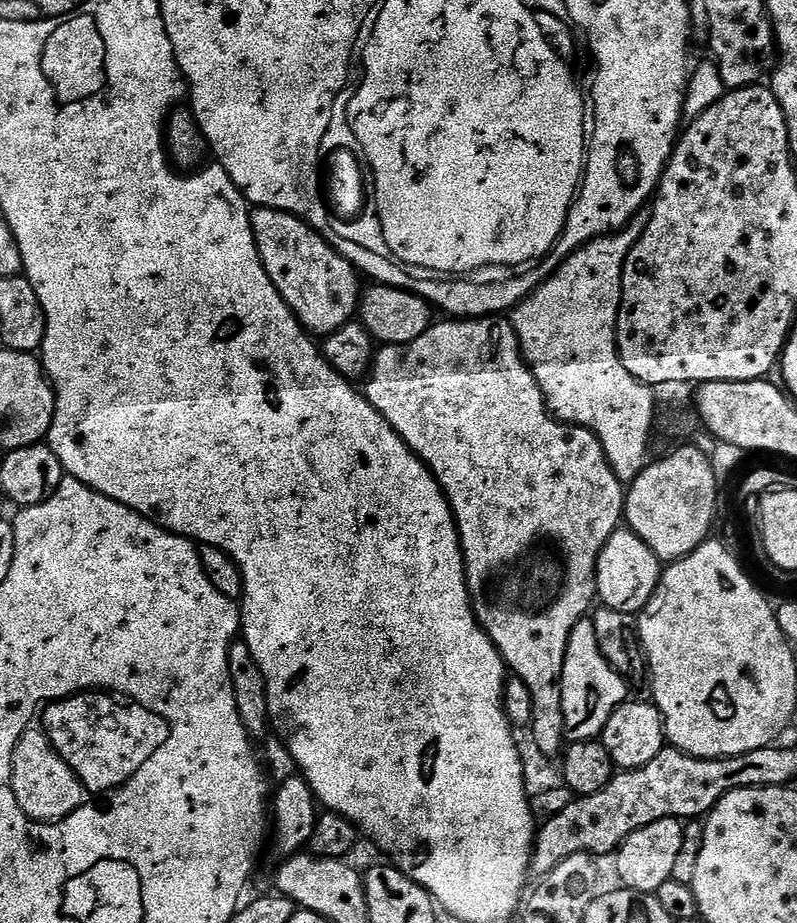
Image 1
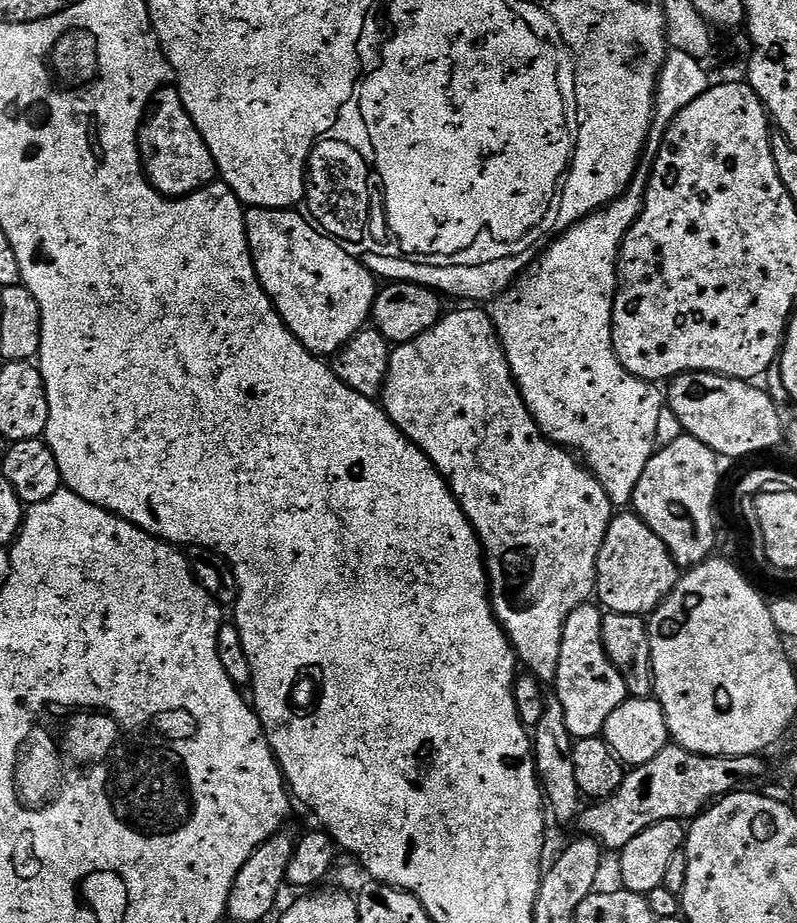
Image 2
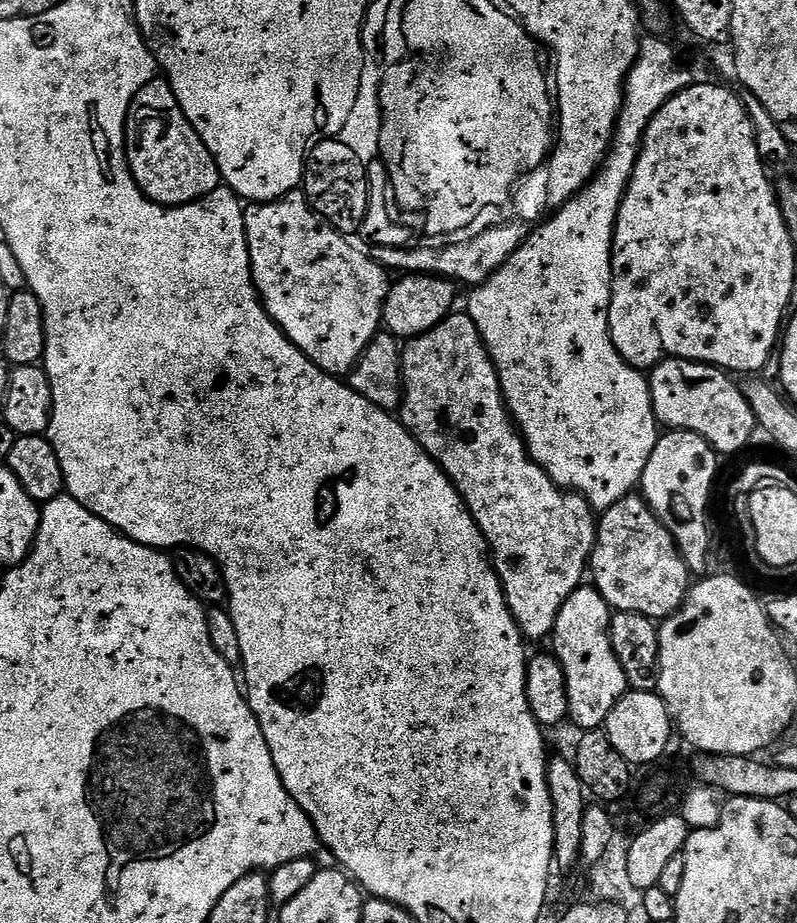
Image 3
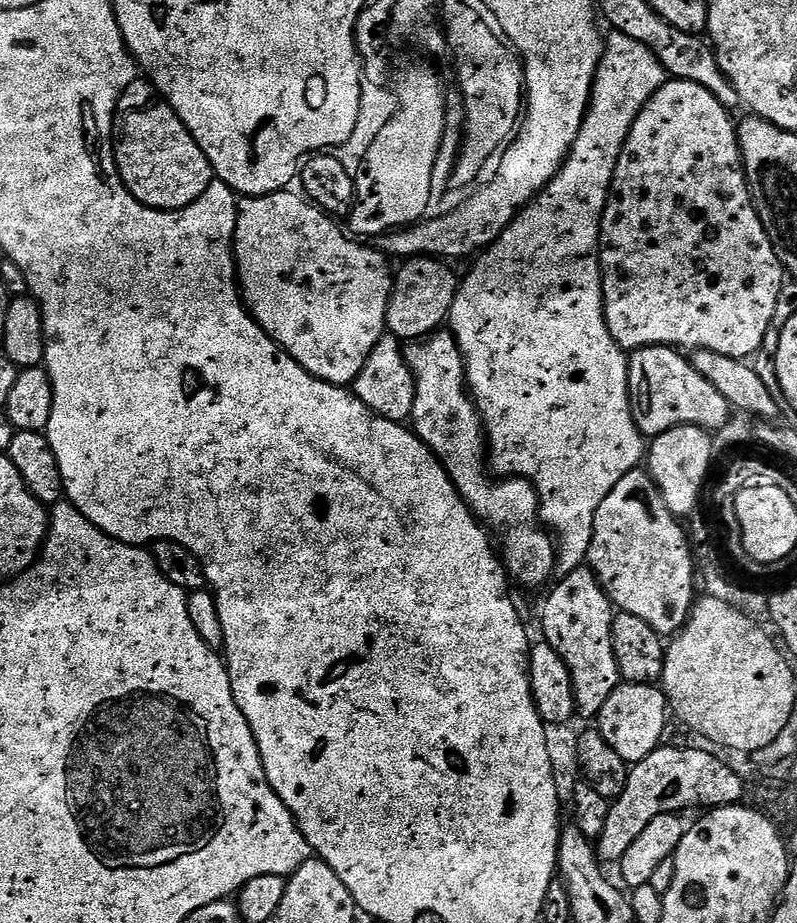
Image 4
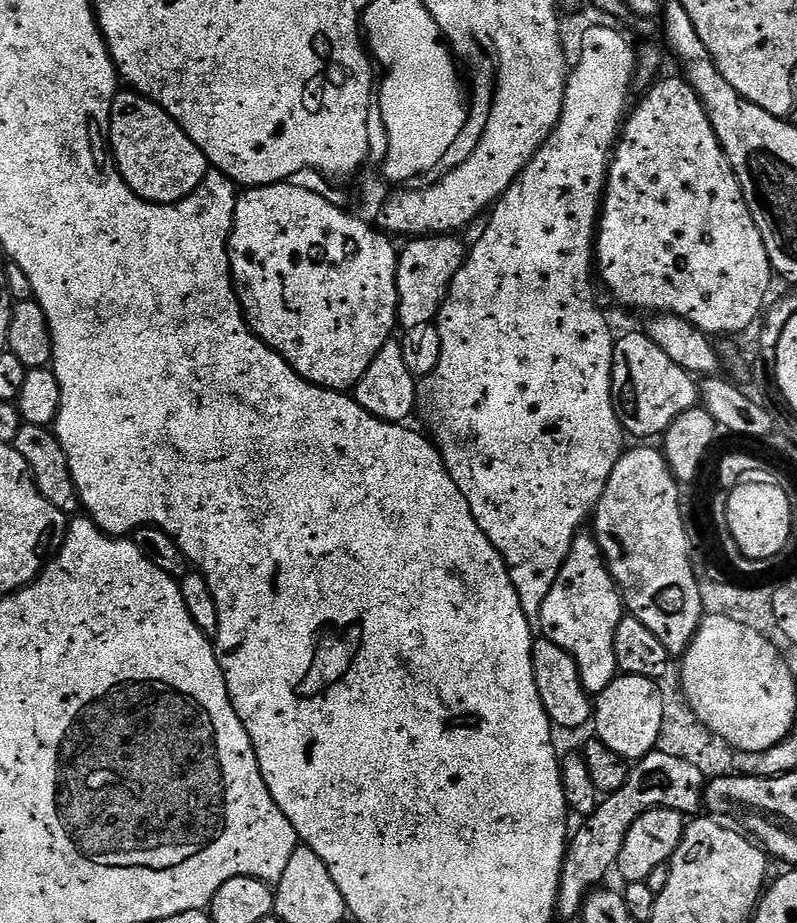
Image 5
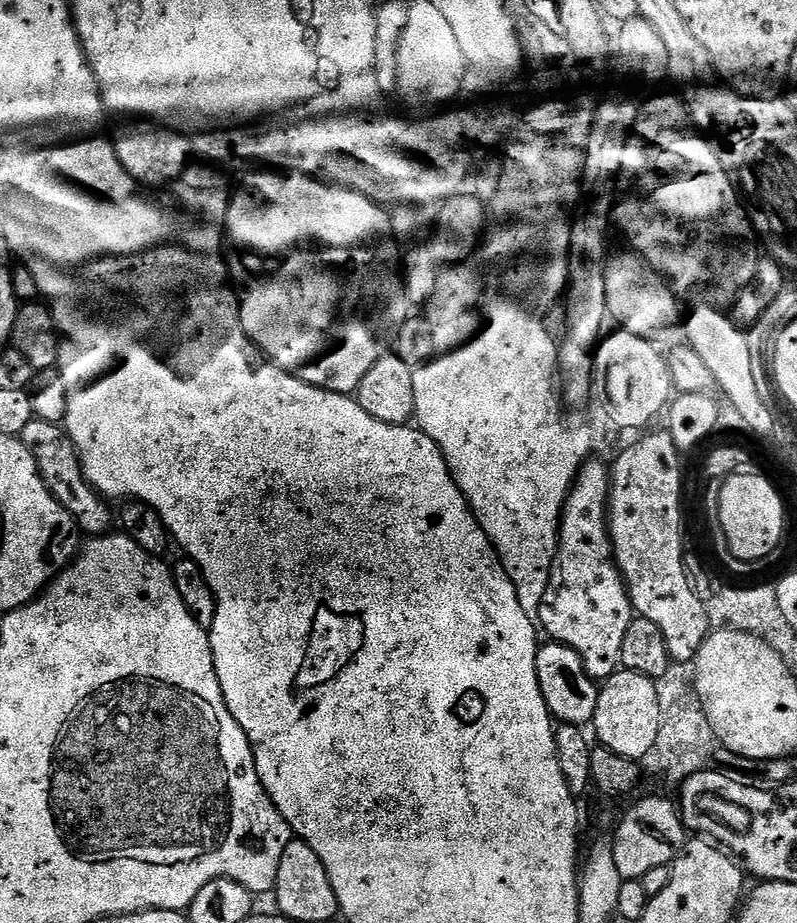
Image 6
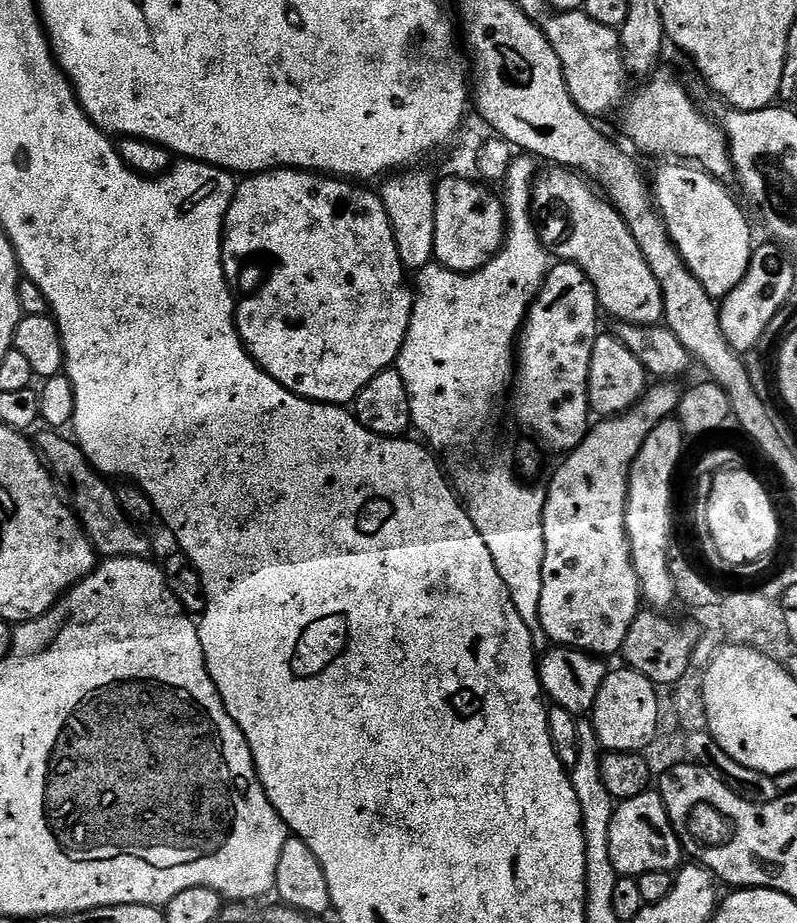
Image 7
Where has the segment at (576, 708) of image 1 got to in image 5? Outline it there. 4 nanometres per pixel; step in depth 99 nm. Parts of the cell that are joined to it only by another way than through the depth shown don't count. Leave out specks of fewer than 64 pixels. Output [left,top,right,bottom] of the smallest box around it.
[538,531,625,694]

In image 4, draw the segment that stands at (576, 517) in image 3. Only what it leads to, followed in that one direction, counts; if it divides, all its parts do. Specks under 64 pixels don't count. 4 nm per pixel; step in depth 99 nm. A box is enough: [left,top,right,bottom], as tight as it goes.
[404,330,558,588]

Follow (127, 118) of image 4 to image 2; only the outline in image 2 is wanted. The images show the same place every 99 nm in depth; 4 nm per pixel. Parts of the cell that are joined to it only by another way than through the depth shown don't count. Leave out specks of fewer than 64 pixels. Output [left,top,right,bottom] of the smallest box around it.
[140,86,217,198]

